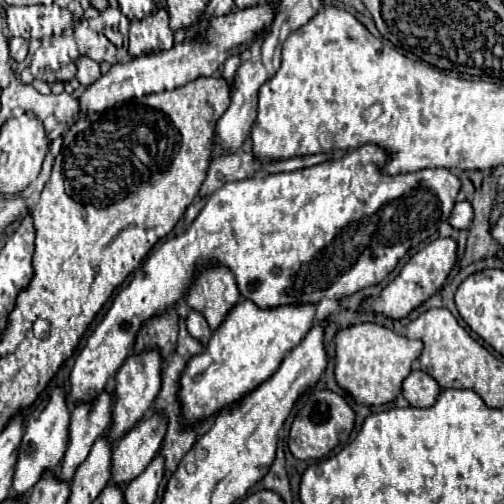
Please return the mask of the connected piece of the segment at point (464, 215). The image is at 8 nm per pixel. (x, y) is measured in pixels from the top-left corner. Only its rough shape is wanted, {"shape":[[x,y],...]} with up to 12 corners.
{"shape":[[467,200],[453,206],[449,224],[465,230],[473,218],[473,208]]}

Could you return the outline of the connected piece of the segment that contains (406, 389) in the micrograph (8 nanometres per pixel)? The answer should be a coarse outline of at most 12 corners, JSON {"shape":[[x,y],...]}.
{"shape":[[425,372],[403,380],[403,396],[415,408],[435,404],[441,388]]}

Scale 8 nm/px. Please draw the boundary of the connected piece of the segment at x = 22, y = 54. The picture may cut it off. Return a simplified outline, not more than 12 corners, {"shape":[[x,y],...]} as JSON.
{"shape":[[23,38],[9,40],[9,56],[15,62],[27,58],[27,42]]}

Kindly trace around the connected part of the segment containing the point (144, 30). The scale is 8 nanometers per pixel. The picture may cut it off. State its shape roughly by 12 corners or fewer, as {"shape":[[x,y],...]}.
{"shape":[[159,8],[131,22],[129,54],[173,46],[169,14]]}

